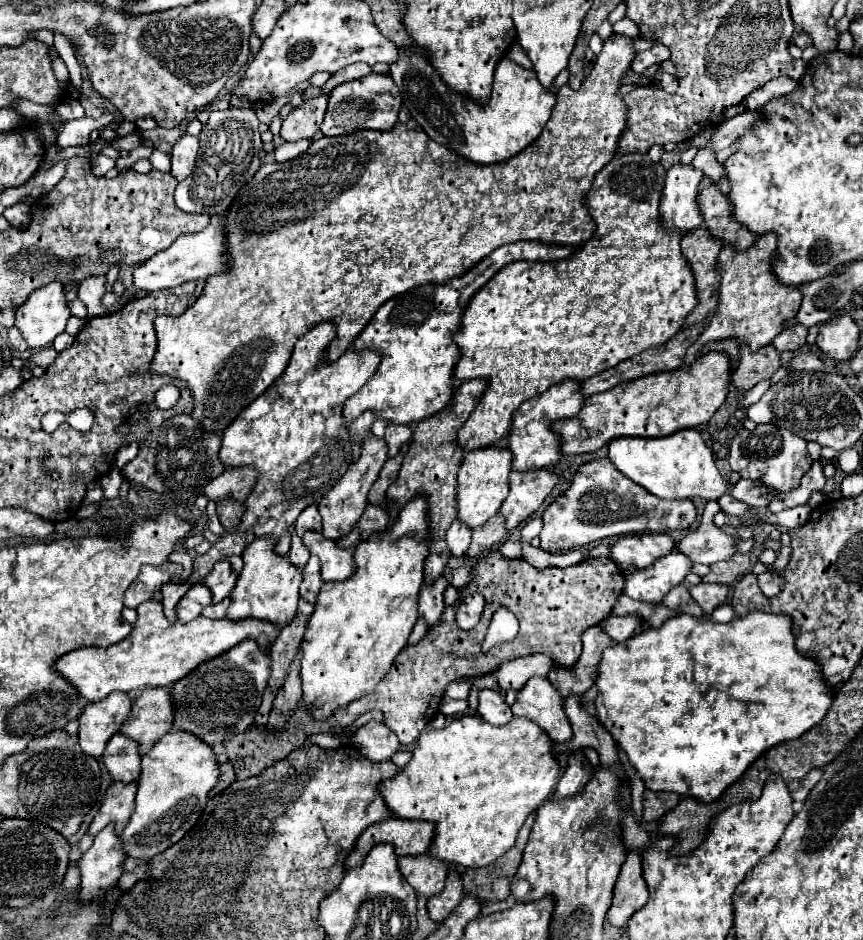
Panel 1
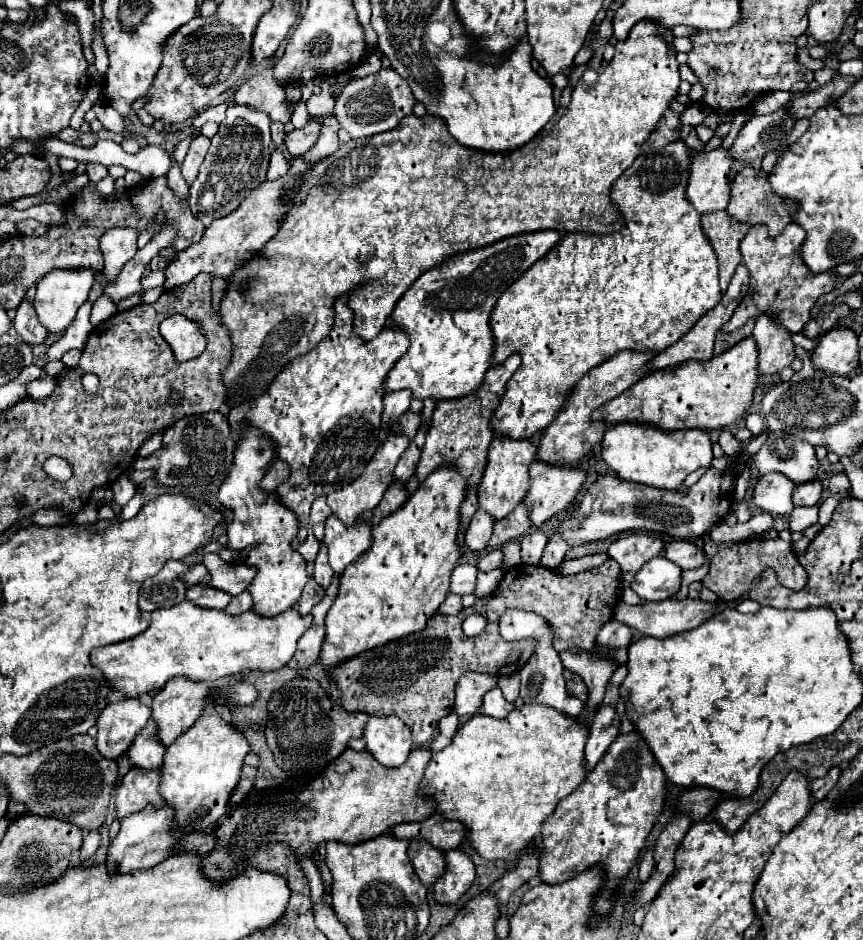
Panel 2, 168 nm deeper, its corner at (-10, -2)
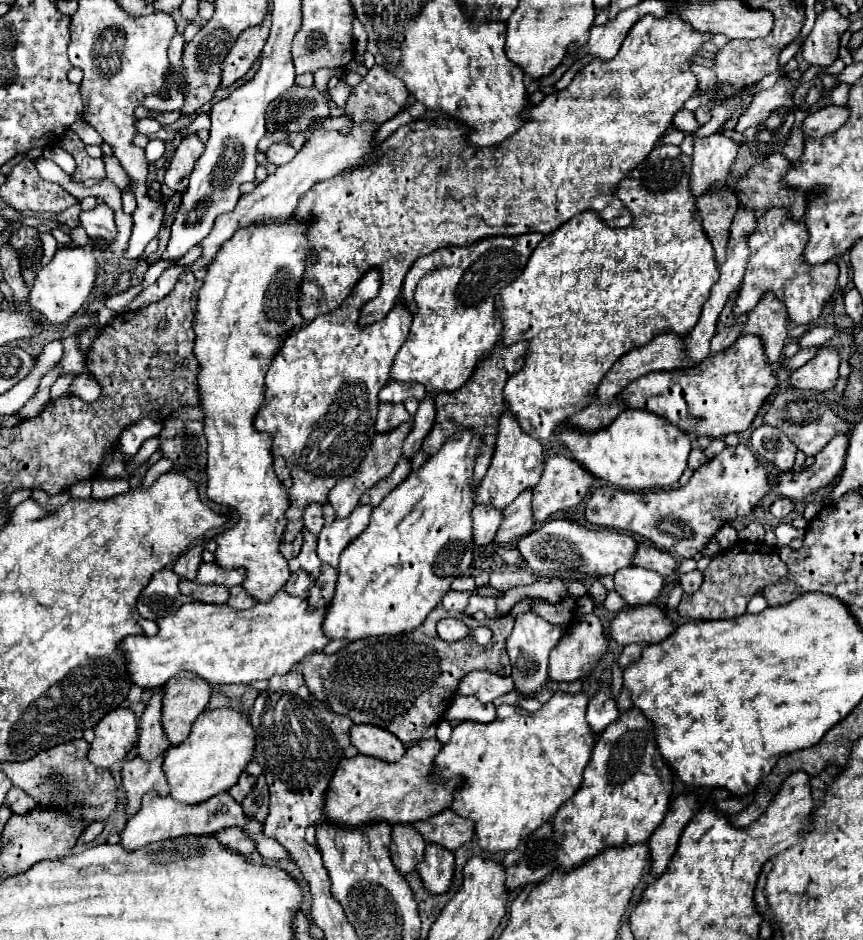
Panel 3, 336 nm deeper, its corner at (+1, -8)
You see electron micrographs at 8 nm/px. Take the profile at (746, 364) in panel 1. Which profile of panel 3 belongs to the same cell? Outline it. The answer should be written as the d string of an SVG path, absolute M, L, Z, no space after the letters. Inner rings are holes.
M766 296L760 304L756 304L752 312L748 312L748 320L742 332L760 336L766 346L768 362L776 364L788 338L786 324L788 310L784 308L784 302L776 300L776 296Z

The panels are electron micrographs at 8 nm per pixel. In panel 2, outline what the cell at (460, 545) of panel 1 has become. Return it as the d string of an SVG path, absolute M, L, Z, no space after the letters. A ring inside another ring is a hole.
M483 510L475 512L475 516L465 532L465 544L471 552L479 552L487 546L487 540L493 534L493 524L495 524L495 520L489 514L485 514Z

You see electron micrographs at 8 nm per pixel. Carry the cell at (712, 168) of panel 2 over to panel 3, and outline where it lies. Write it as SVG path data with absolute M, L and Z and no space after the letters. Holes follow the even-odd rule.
M720 132L696 138L692 156L692 194L702 196L712 184L724 184L736 152L738 144Z

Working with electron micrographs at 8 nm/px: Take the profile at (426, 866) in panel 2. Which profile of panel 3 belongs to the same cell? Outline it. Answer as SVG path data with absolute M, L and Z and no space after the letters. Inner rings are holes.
M412 824L392 826L392 842L390 842L392 862L402 874L412 872L418 866L418 862L422 862L424 848L426 848L426 842L420 836L420 832L414 830Z

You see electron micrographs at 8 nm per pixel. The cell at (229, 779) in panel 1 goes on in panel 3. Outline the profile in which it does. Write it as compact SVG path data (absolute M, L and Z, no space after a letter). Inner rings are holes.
M244 772L244 774L240 776L240 780L238 780L238 782L236 782L228 792L230 792L230 796L232 796L232 798L236 798L238 802L242 802L254 786L256 786L256 778Z

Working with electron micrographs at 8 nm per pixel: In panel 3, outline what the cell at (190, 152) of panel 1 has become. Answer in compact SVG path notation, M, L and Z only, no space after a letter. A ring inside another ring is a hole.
M196 134L184 136L164 172L164 184L176 192L186 190L192 168L196 160L202 156L202 152L204 152L204 142Z

